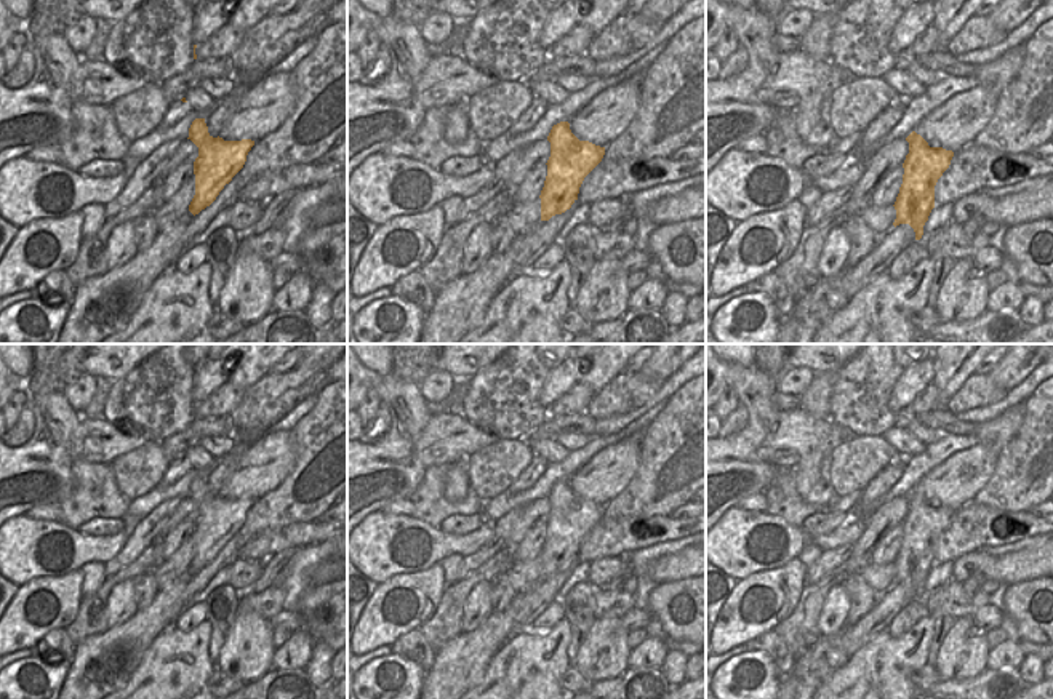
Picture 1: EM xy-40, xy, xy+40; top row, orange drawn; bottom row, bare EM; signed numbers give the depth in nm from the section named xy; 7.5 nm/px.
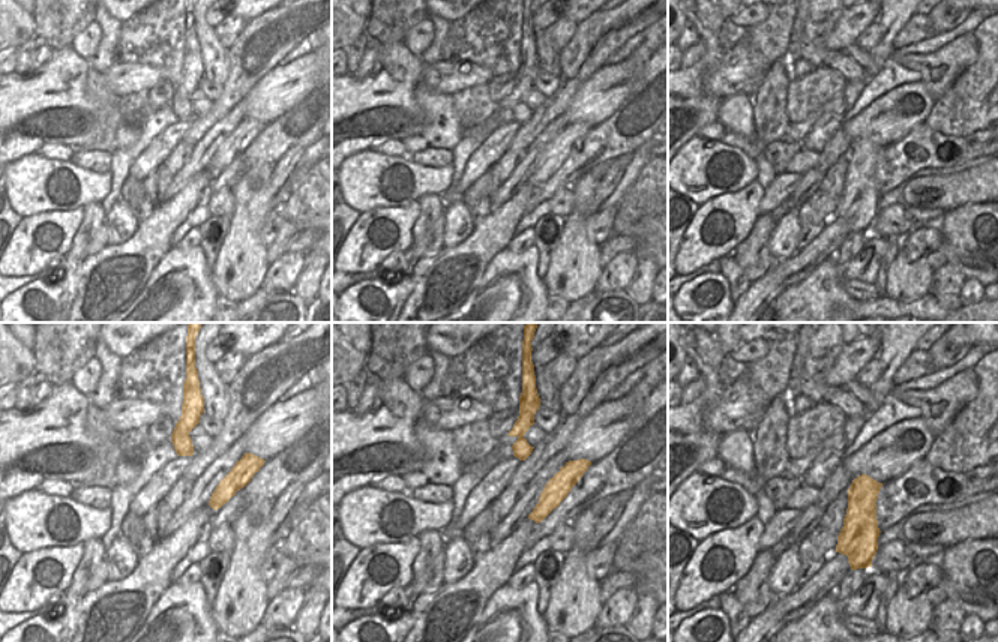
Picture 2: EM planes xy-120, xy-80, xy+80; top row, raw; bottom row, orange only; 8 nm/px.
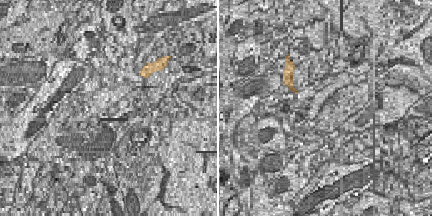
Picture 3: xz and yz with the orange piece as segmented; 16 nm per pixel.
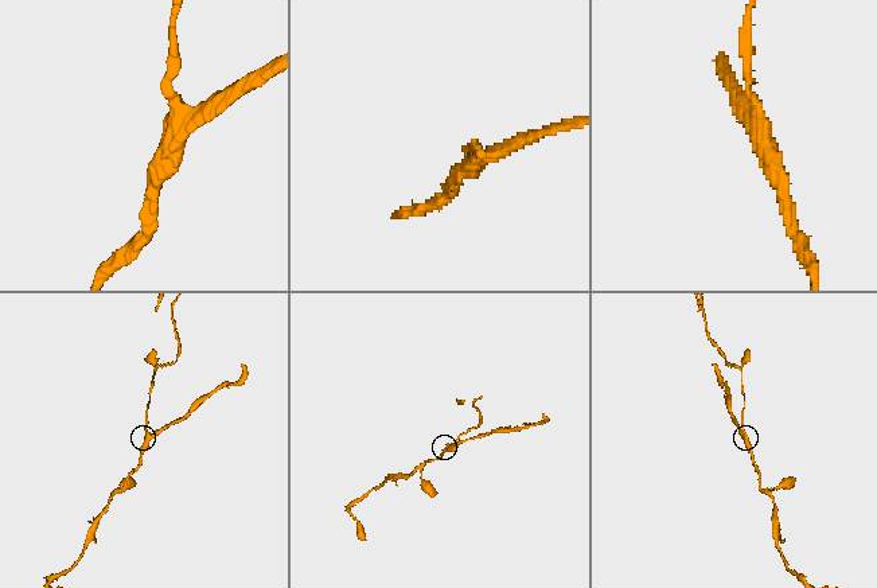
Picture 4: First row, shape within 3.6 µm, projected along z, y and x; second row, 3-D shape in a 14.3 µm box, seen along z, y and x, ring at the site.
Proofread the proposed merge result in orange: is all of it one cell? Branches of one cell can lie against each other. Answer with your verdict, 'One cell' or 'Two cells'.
Two cells

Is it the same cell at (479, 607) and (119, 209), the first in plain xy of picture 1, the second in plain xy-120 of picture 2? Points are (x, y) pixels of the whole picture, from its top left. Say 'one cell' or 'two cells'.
one cell

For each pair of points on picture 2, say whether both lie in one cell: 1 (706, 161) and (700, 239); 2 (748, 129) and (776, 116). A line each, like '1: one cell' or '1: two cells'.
1: two cells
2: two cells

